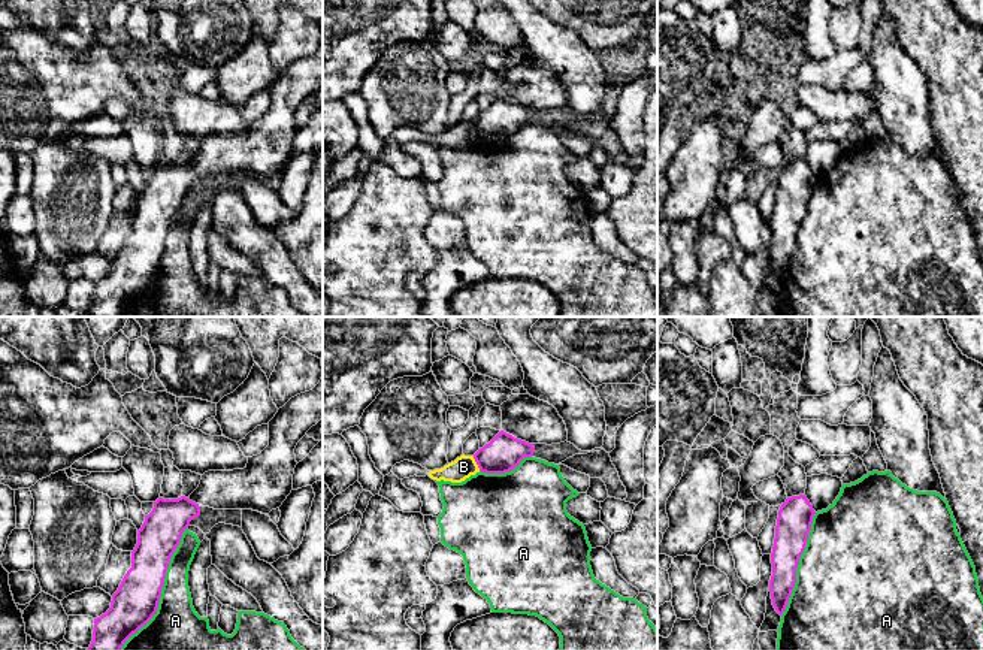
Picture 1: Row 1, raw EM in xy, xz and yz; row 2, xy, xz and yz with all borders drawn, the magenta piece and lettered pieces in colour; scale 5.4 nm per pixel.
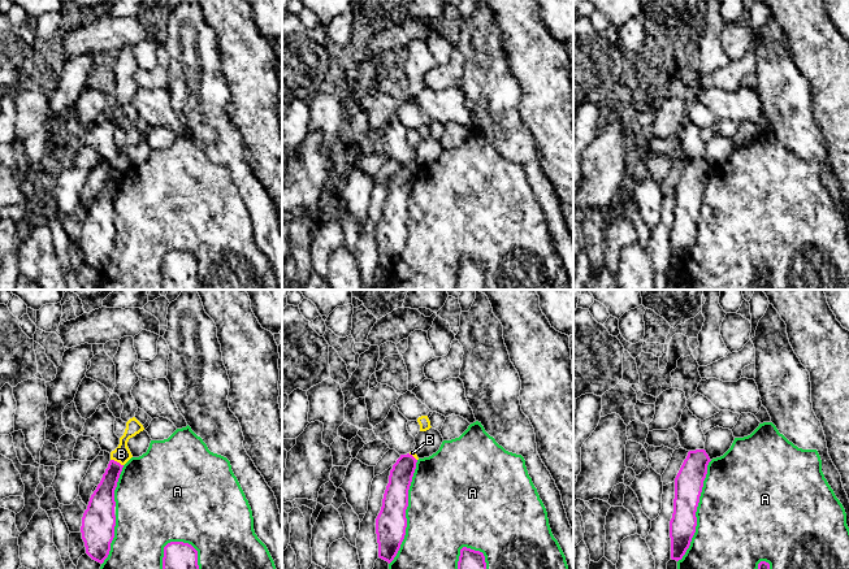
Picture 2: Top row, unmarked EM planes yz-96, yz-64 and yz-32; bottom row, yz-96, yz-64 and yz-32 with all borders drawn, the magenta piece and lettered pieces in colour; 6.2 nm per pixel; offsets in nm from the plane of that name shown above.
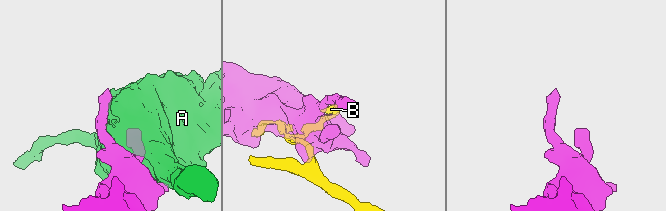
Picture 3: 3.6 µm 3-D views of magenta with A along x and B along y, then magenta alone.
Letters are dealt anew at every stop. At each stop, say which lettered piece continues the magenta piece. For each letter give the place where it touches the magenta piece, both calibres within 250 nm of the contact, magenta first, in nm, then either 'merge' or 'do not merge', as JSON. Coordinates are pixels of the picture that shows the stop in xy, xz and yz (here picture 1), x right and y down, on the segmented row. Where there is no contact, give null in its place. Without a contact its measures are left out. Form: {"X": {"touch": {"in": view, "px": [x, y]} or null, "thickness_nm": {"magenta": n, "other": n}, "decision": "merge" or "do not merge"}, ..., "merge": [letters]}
{"A": {"touch": {"in": "xy", "px": [162, 587]}, "thickness_nm": {"magenta": 240, "other": 260}, "decision": "do not merge"}, "B": {"touch": {"in": "xz", "px": [477, 463]}, "thickness_nm": {"magenta": 200, "other": 120}, "decision": "do not merge"}, "merge": []}

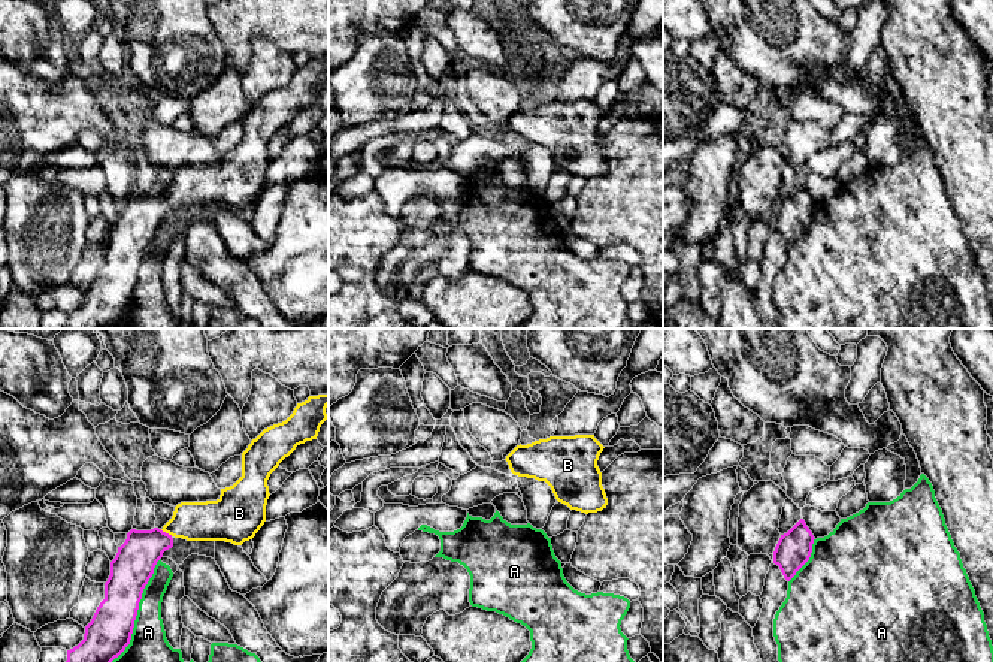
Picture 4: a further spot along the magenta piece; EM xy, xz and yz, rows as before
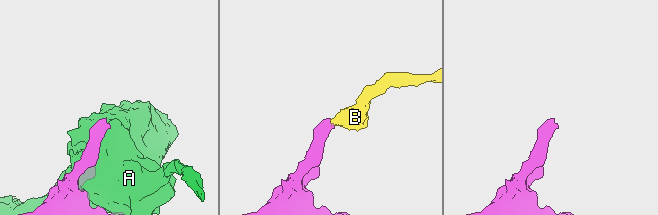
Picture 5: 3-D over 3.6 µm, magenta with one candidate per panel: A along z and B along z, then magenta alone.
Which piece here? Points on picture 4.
{"A": {"touch": {"in": "xy", "px": [138, 608]}, "thickness_nm": {"magenta": 240, "other": 200}, "decision": "do not merge"}, "B": {"touch": {"in": "xy", "px": [165, 532]}, "thickness_nm": {"magenta": 220, "other": 220}, "decision": "merge"}, "merge": ["B"]}

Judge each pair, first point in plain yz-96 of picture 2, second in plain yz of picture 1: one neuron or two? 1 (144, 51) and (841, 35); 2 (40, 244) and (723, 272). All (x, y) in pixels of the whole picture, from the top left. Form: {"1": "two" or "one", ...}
{"1": "one", "2": "two"}

